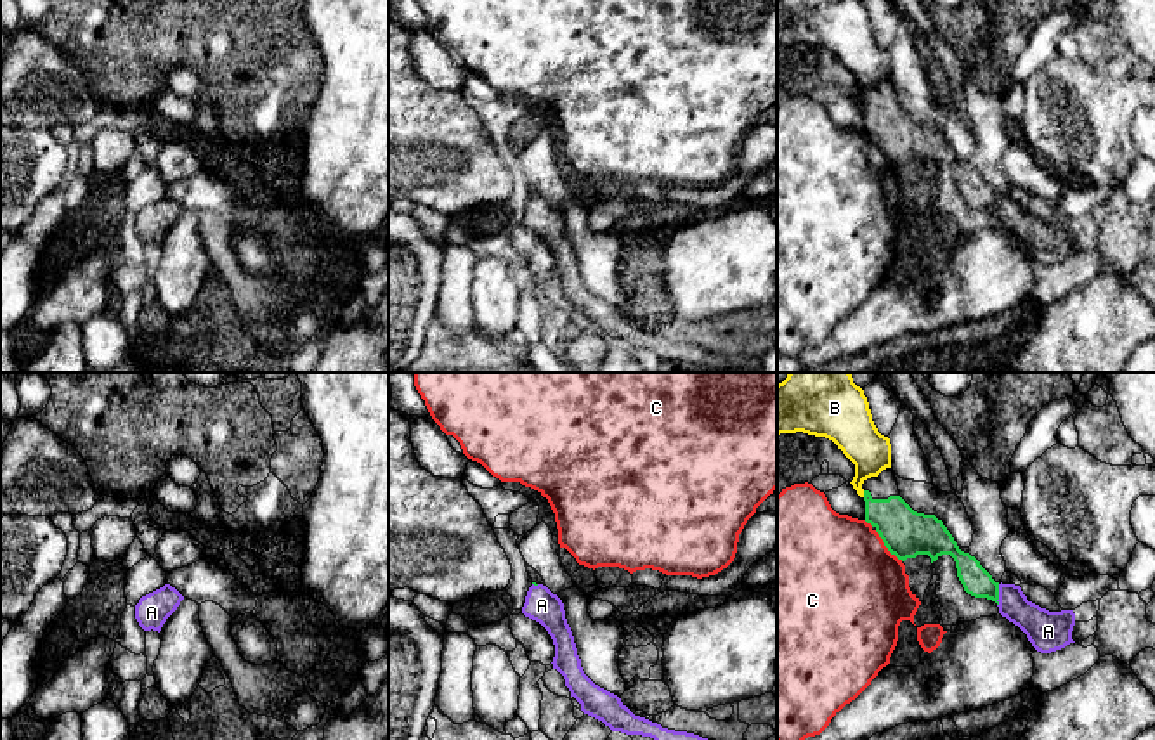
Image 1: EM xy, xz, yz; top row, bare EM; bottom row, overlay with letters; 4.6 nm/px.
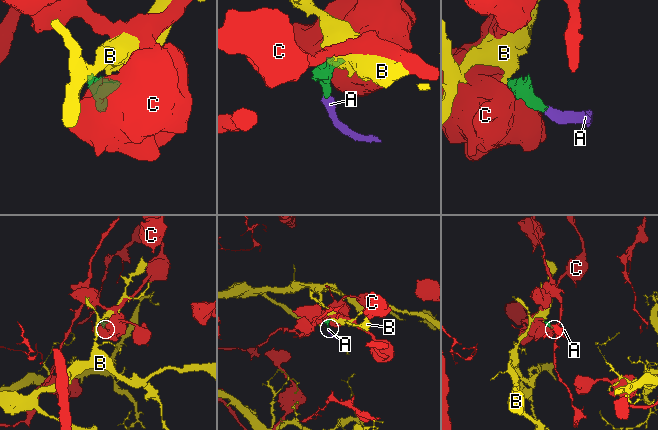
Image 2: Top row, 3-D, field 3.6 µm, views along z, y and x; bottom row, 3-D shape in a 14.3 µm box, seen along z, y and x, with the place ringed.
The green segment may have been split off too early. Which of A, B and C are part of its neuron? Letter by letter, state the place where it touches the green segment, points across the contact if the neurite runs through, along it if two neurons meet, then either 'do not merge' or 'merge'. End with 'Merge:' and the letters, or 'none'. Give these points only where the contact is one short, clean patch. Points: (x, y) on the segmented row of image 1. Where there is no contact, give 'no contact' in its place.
A: contact yz (998, 595); way yz (975, 579), (998, 595), (1041, 626); merge
B: contact yz (864, 494); border yz (862, 491), (864, 496); do not merge
C: contact yz (887, 546); border yz (874, 531), (883, 545), (902, 560); do not merge
Merge: A

